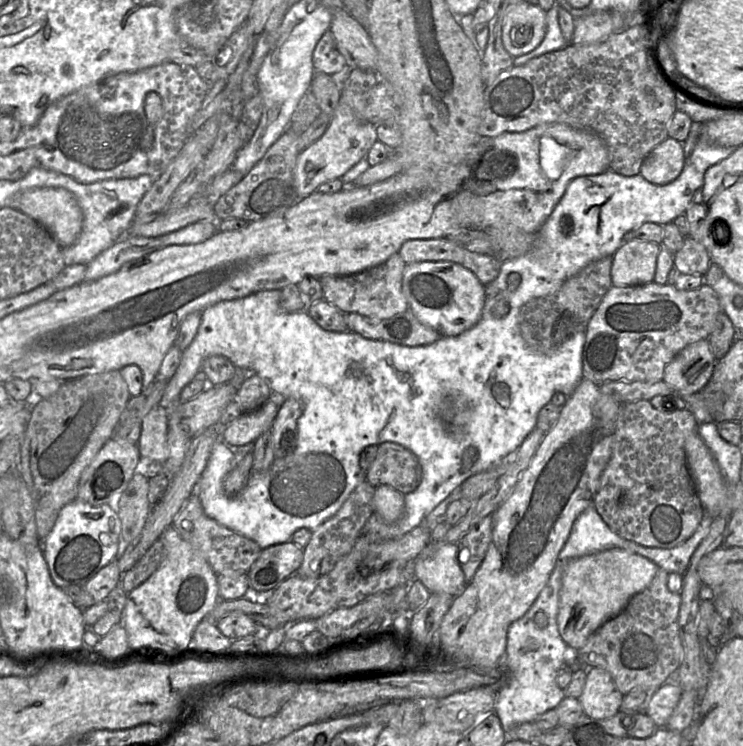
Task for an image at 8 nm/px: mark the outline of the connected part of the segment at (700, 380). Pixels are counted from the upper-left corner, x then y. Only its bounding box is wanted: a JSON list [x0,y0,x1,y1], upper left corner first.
[663,339,717,394]

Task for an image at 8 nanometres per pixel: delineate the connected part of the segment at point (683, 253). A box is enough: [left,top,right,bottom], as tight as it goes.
[674,236,710,276]

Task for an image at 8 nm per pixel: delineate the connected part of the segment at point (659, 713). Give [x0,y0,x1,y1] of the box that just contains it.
[646,684,682,728]

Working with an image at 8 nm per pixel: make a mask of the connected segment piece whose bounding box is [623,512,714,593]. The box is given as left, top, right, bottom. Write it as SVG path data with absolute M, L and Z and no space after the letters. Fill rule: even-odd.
M705 512L694 534L680 545L673 548L660 548L654 550L639 546L628 540L625 550L644 556L653 561L659 568L669 573L669 588L674 592L681 592L680 579L683 578L690 564L690 559L703 539L708 535L713 519Z

